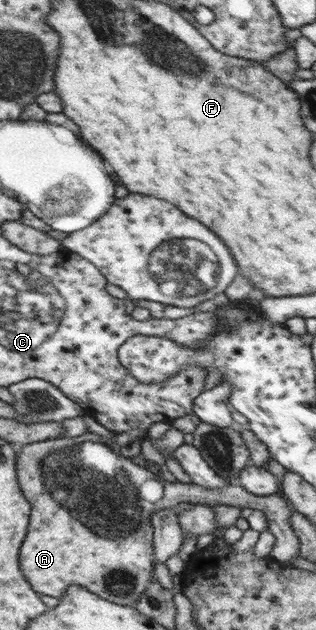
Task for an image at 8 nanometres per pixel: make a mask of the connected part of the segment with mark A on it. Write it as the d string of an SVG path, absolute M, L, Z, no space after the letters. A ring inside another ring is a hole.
M86 432L85 434L78 435L76 437L60 437L54 439L48 439L46 441L38 441L36 443L30 443L23 445L22 451L16 457L16 475L18 475L18 483L20 483L20 489L22 489L22 495L30 501L30 505L32 505L32 515L30 515L30 527L28 527L28 533L26 533L26 539L24 539L24 545L20 547L20 567L22 567L22 573L24 573L24 577L30 581L30 585L34 587L34 591L38 591L38 593L42 593L42 595L50 595L50 597L62 597L64 595L64 591L70 587L70 585L80 585L80 587L86 587L86 589L90 589L92 593L96 595L100 595L102 599L107 599L111 603L119 604L120 606L127 606L134 608L137 605L138 599L140 599L140 595L146 591L146 587L150 585L150 581L152 581L153 574L153 560L155 559L155 555L153 554L153 525L150 521L152 519L152 515L156 513L156 511L160 511L162 508L174 508L180 502L190 502L192 504L208 504L208 505L232 505L234 507L240 508L250 508L255 509L266 514L266 518L268 518L268 529L271 533L276 537L276 543L272 545L271 555L270 557L276 559L276 561L286 565L288 567L294 567L294 558L296 556L300 556L300 541L296 537L294 533L294 529L290 527L290 523L288 523L288 518L290 518L291 506L288 501L285 501L281 496L278 496L278 493L272 494L269 496L258 496L252 493L248 493L246 489L242 488L238 481L230 483L228 487L224 487L224 489L206 489L206 487L197 486L196 484L190 483L182 483L172 479L168 479L167 477L161 477L150 471L148 467L141 467L136 463L136 461L132 461L130 459L125 459L120 454L120 451L114 444L108 443L110 439L106 439L106 437L100 437L100 435L96 435L96 433ZM76 519L80 519L88 529L92 529L92 531L96 531L100 537L108 537L108 539L100 539L98 535L94 535L92 531L88 531L80 521L76 521Z

